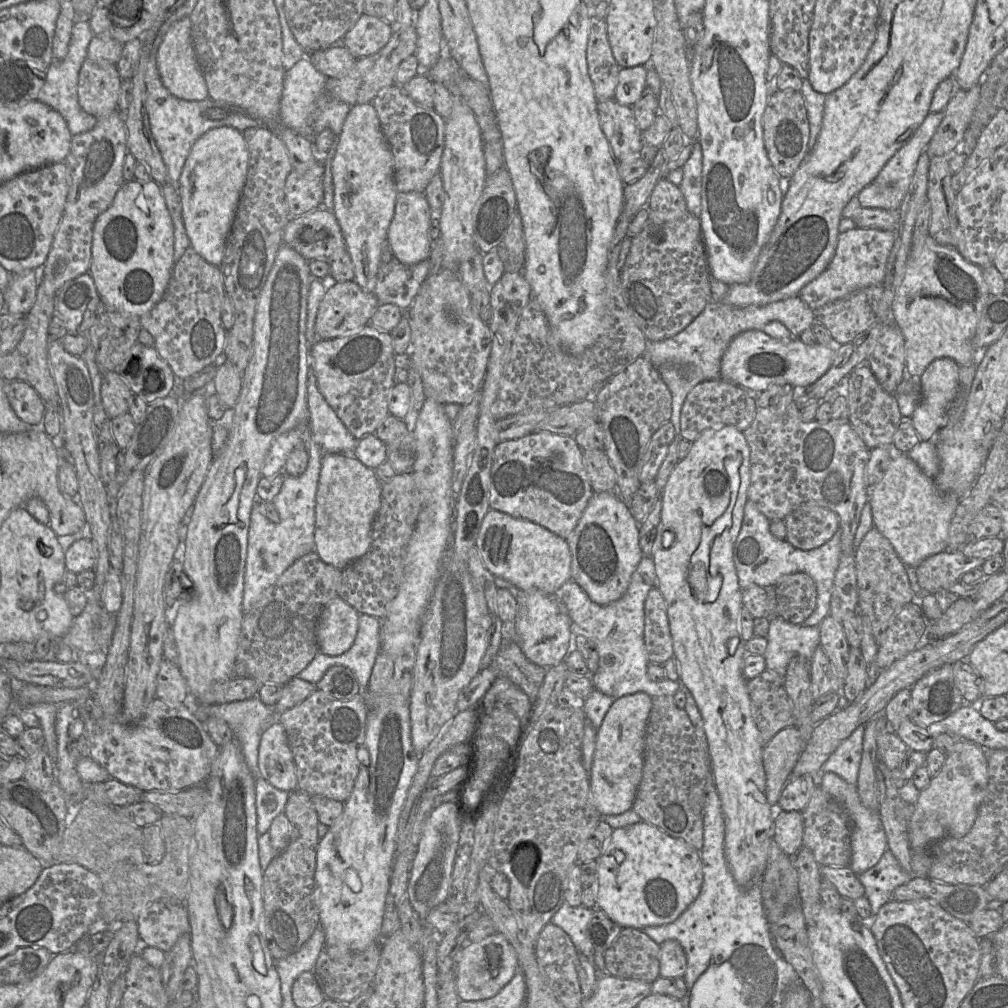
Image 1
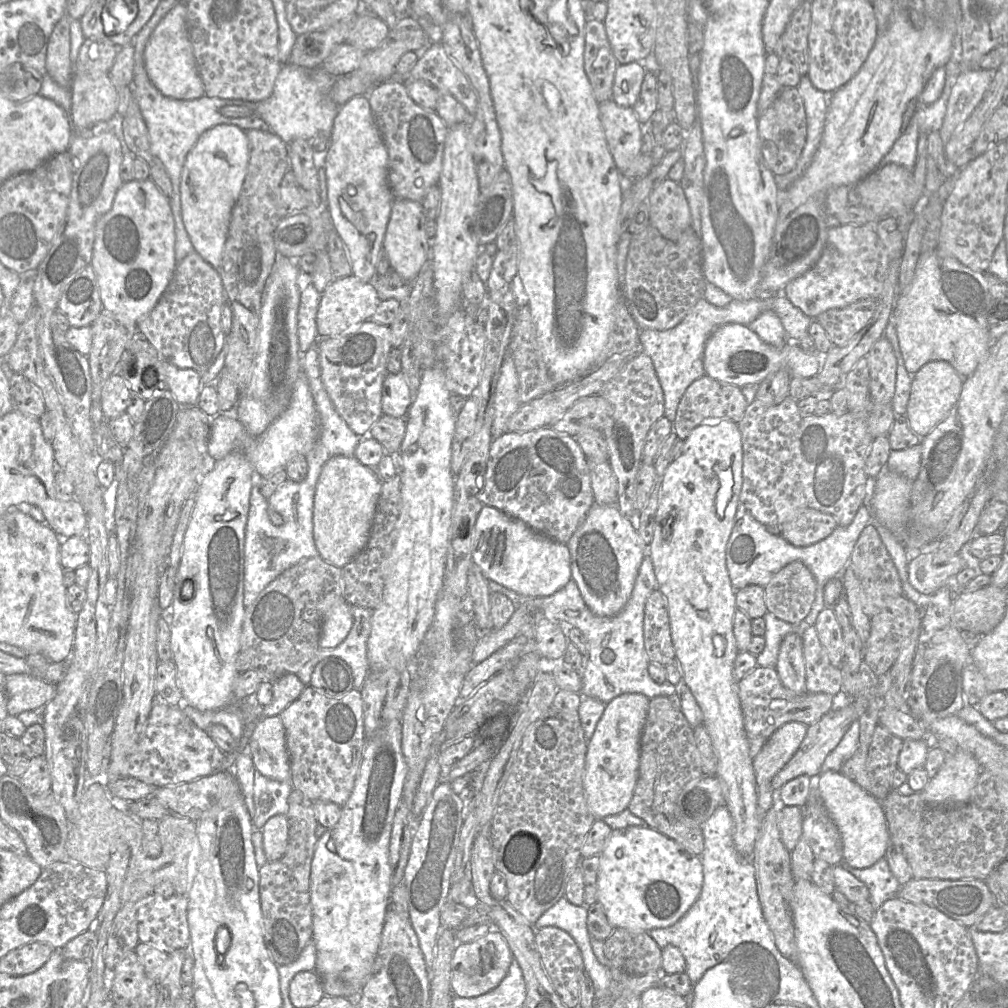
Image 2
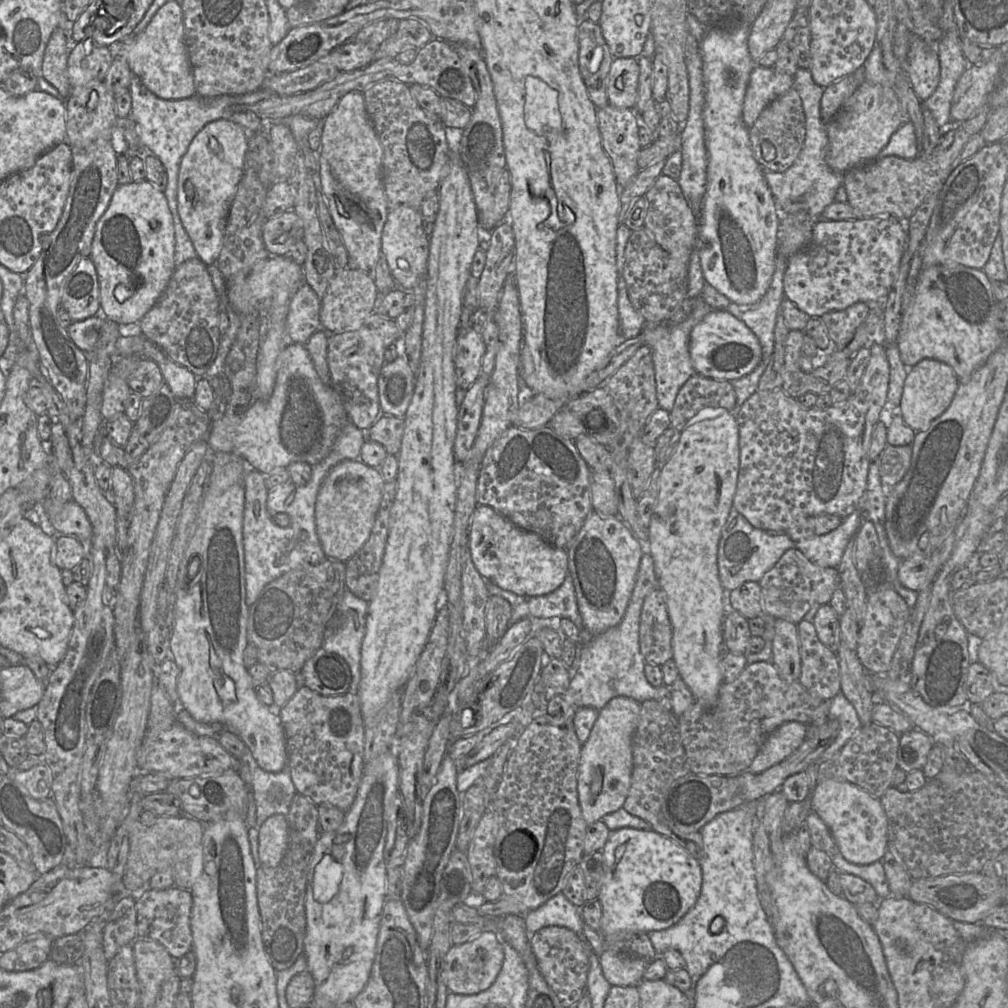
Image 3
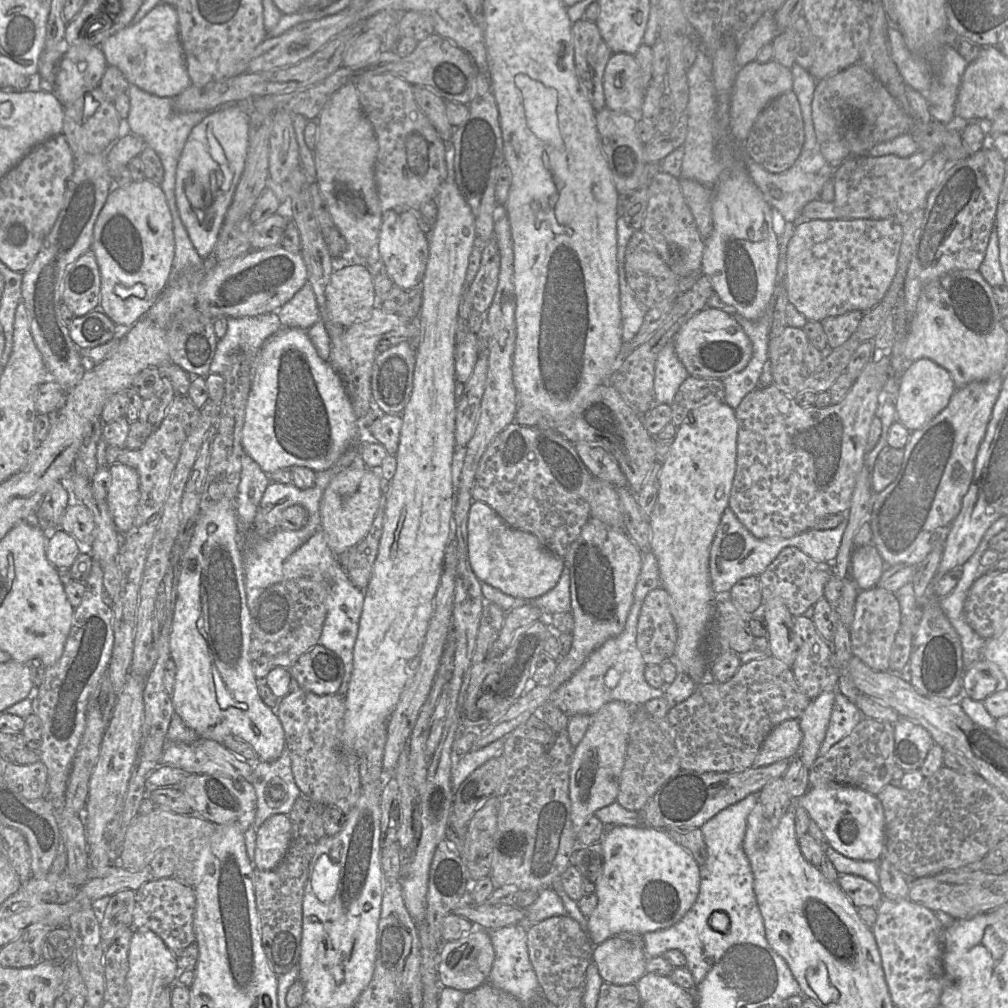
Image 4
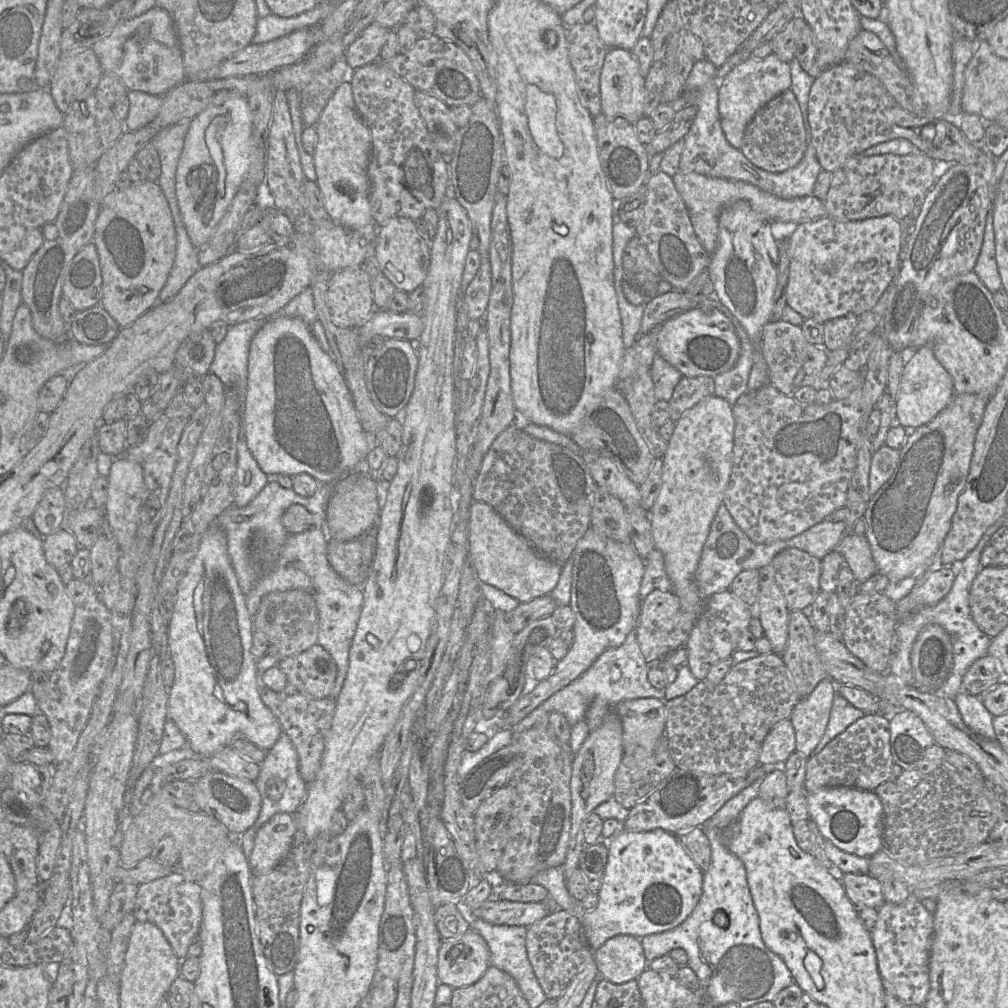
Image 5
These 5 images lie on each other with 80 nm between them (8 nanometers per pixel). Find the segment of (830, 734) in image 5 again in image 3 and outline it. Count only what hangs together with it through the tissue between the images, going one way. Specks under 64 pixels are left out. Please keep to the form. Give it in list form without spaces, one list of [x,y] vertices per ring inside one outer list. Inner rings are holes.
[[[841,691],[831,701],[829,719],[838,720],[840,730],[835,741],[823,753],[824,761],[831,759],[861,726],[857,711]]]

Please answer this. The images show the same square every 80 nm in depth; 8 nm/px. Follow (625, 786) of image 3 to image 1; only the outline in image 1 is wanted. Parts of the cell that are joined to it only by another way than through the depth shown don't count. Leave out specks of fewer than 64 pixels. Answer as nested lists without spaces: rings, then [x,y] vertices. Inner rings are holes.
[[[645,692],[617,698],[597,729],[589,785],[593,804],[602,816],[619,815],[632,809],[642,778],[645,733],[651,707],[652,697]]]

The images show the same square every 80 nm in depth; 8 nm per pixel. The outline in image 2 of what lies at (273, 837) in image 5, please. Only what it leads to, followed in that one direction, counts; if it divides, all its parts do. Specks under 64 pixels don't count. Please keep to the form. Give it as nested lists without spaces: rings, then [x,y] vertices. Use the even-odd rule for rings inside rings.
[[[286,815],[271,817],[261,829],[263,849],[268,862],[280,859],[287,848],[289,824]]]

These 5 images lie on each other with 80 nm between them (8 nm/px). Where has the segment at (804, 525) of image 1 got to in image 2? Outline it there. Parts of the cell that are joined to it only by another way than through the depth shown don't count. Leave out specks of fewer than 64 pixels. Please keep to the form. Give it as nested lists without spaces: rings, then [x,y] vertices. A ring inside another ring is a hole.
[[[812,508],[797,509],[781,525],[781,535],[793,546],[806,547],[827,538],[837,526],[831,514]]]

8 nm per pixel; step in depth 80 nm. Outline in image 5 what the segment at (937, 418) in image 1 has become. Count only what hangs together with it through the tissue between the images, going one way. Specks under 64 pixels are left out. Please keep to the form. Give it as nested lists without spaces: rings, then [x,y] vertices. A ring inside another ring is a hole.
[[[924,345],[915,349],[910,360],[904,364],[896,399],[896,418],[904,428],[918,428],[926,425],[950,404],[955,394],[951,375],[936,359],[931,346]]]

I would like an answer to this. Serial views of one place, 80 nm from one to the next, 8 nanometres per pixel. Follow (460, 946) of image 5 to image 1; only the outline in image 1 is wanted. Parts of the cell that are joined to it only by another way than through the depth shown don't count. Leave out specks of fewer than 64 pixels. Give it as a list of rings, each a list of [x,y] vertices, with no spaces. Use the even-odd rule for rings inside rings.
[[[496,932],[478,942],[467,943],[455,959],[456,990],[460,1000],[479,1001],[494,997],[519,970],[519,961],[506,937]]]

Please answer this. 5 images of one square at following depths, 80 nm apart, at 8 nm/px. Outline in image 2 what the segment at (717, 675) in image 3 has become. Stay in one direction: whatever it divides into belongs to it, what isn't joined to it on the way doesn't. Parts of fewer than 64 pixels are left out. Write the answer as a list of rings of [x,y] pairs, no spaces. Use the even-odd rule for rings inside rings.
[[[723,419],[717,425],[706,425],[701,424],[694,428],[689,436],[684,440],[683,450],[680,456],[675,458],[672,463],[667,467],[665,474],[662,478],[661,488],[660,488],[660,500],[658,505],[658,510],[656,513],[656,519],[654,524],[654,534],[653,539],[647,548],[647,555],[651,557],[654,573],[657,579],[657,588],[664,595],[669,614],[669,622],[671,629],[671,638],[675,650],[675,659],[679,662],[679,671],[681,679],[685,681],[689,689],[691,690],[693,696],[695,697],[698,705],[700,706],[703,713],[703,725],[708,731],[712,745],[714,747],[715,753],[718,758],[718,768],[716,776],[718,777],[723,794],[726,801],[726,807],[729,810],[733,821],[734,821],[734,834],[733,840],[736,850],[747,858],[752,858],[753,863],[753,853],[757,834],[760,830],[762,819],[765,815],[758,805],[758,792],[755,772],[753,768],[753,758],[750,756],[749,741],[744,729],[743,713],[741,709],[739,693],[738,693],[738,681],[735,679],[733,670],[734,662],[739,653],[736,646],[735,637],[733,634],[733,618],[737,610],[736,600],[735,600],[735,589],[731,584],[729,573],[726,566],[726,546],[729,537],[732,533],[733,526],[735,523],[735,515],[740,504],[739,496],[743,484],[743,448],[741,433],[739,431],[737,423],[729,419]]]

